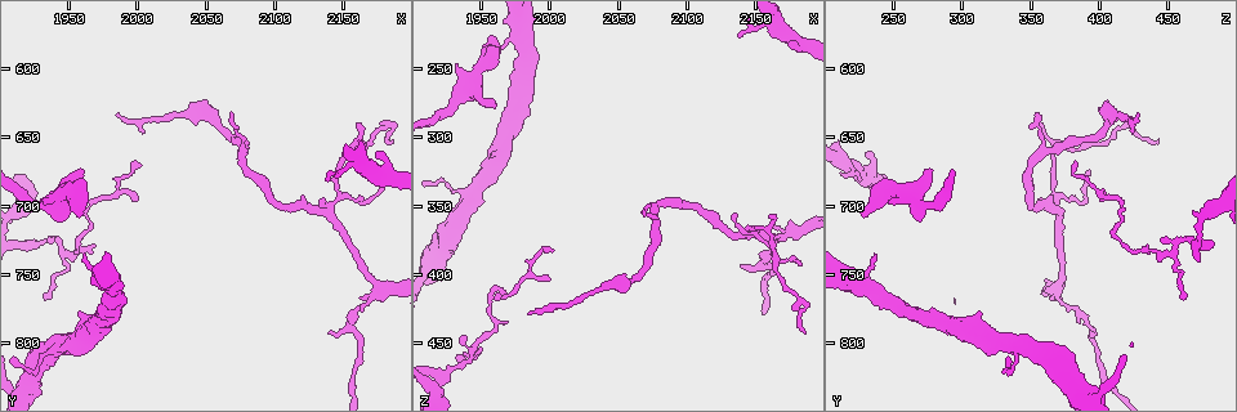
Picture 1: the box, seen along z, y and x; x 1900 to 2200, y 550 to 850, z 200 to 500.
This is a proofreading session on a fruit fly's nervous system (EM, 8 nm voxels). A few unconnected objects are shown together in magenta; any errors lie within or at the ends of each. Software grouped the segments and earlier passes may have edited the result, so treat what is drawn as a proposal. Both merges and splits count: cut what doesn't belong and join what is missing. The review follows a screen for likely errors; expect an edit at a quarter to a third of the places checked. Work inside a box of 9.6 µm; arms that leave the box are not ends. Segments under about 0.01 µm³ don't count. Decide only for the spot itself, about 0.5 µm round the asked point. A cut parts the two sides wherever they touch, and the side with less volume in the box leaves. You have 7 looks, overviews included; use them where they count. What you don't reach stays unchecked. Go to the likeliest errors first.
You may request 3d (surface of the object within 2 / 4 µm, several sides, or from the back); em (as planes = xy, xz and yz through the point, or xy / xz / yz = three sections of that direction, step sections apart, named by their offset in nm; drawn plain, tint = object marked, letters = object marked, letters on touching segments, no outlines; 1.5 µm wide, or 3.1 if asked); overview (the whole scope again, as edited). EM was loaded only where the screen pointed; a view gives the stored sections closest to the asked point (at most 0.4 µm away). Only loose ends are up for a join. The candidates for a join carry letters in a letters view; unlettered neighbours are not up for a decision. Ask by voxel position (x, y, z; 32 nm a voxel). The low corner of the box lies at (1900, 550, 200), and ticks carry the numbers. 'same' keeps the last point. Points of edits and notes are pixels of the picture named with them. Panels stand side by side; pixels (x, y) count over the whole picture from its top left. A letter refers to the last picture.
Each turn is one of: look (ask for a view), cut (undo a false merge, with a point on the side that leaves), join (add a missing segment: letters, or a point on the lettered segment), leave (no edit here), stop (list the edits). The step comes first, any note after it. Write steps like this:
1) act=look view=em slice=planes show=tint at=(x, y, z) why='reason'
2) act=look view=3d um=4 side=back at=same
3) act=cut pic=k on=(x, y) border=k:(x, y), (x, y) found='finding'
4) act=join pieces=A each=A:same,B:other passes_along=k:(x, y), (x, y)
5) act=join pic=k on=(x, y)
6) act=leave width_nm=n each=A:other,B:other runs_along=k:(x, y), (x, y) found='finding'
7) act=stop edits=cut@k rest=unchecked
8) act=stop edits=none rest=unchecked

act=look view=em slice=planes show=plain at=(1958, 708, 230)

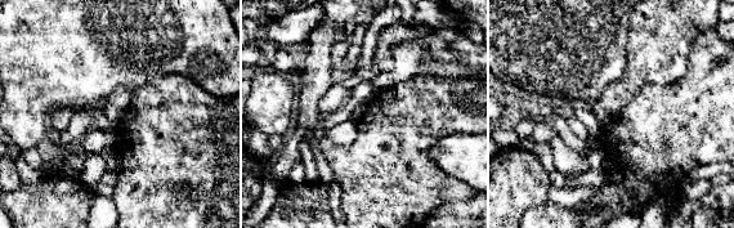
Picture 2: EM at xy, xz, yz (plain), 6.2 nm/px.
act=look view=em slice=planes show=tint at=same why='with the object marked'

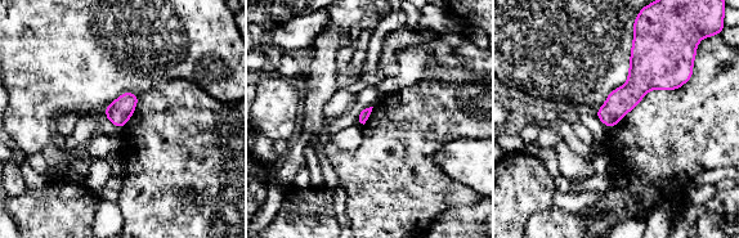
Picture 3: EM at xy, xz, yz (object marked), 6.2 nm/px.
act=look view=em slice=planes show=letters at=same why='see the neighbours'

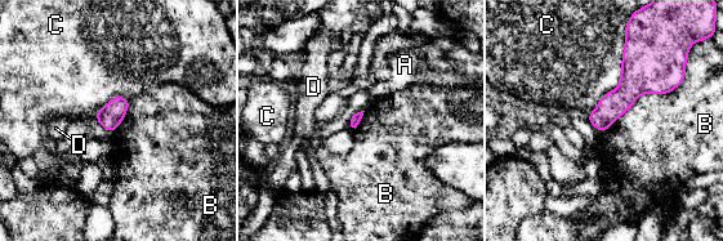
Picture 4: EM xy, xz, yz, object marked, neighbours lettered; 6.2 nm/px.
act=leave each=A:other,B:other,C:other,D:other border=4:(683, 80), (642, 93), (602, 132) found='no lettered segment goes on from it'

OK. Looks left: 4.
act=look view=3d um=4 at=(2104, 702, 350) why='abrupt turn'

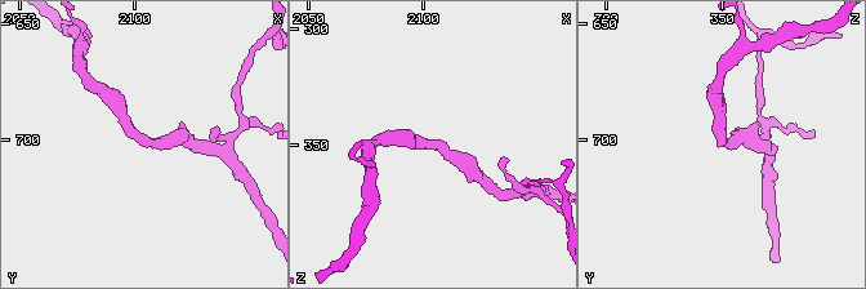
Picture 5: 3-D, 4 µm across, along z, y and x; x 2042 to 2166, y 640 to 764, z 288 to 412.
act=look view=em slice=yz step=8 show=letters at=(2104, 700, 350) arm_widths_nm=190,200

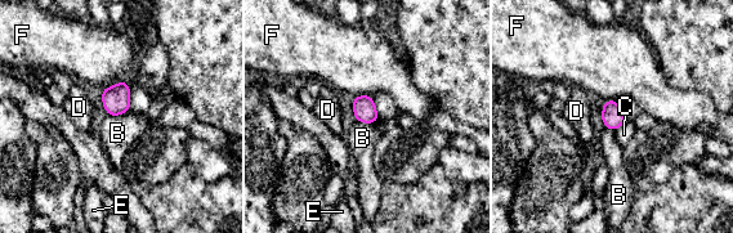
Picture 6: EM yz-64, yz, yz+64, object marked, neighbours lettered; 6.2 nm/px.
act=leave width_nm=120 each=B:other,C:other,D:other,E:other,F:other border=6:(128, 83), (119, 81), (102, 89) found='one neuron here'

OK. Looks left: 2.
act=look view=3d um=2 at=(2176, 762, 370) why='abrupt turn'

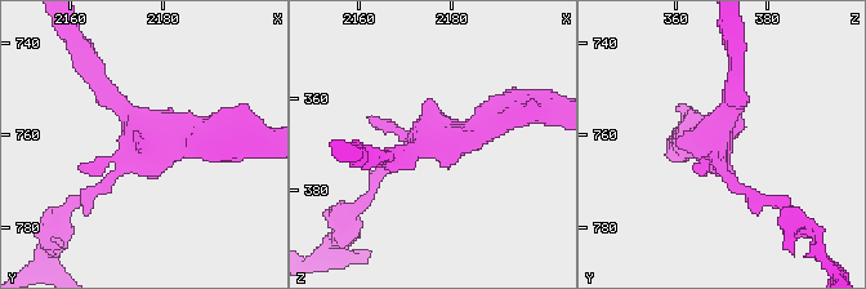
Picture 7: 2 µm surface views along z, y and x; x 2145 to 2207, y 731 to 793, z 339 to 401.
act=look view=em slice=planes show=letters at=(2176, 761, 369) arms=3 why='shape alone is not enough'

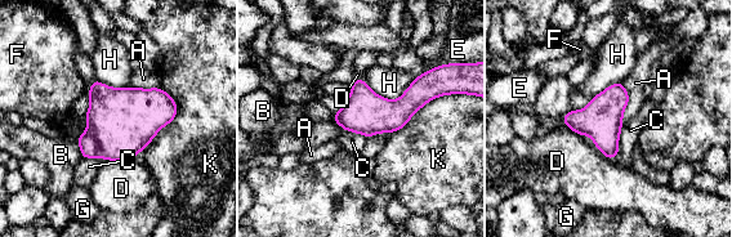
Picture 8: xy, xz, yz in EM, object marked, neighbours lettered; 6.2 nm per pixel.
act=cut pic=8 on=(124, 121) longest_contact=K:420nm each=A:other,B:other,C:other,D:other,E:other,F:other,G:other,H:other,K:other border=8:(88, 129), (101, 155) found='a second neuron is stuck on'

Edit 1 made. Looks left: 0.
act=stop edits=cut@8 rest=unchecked

